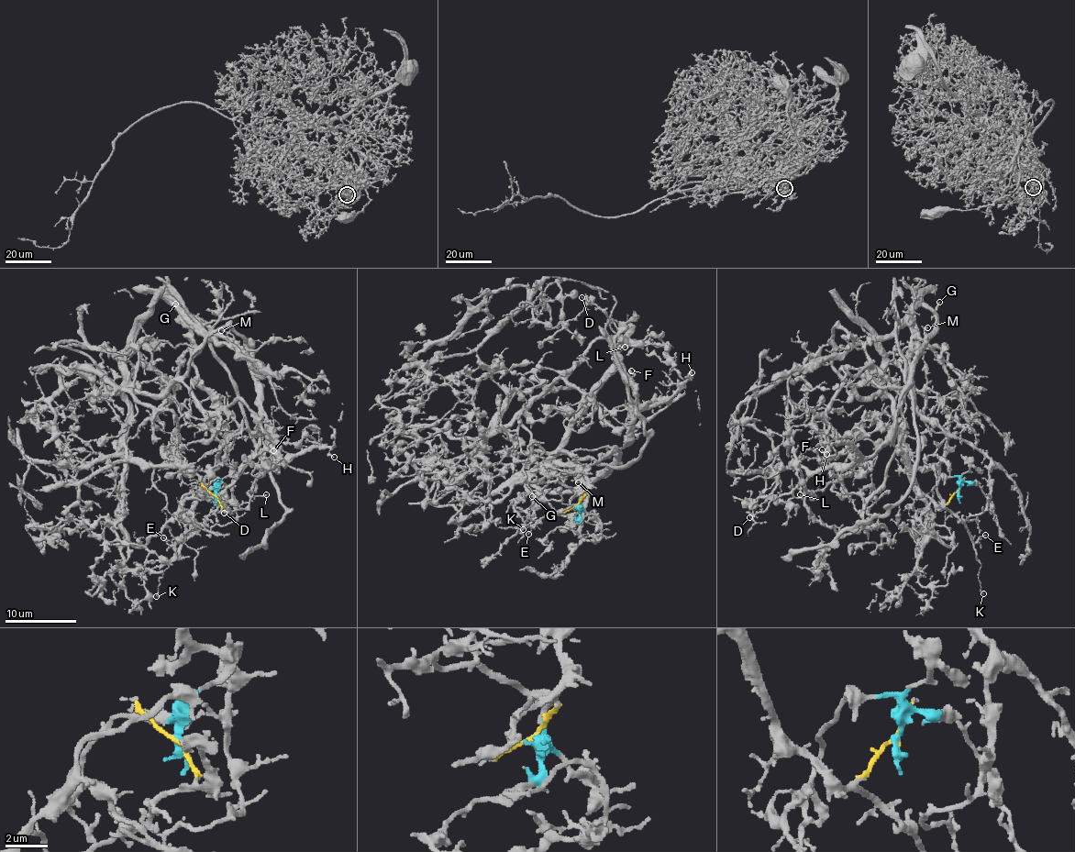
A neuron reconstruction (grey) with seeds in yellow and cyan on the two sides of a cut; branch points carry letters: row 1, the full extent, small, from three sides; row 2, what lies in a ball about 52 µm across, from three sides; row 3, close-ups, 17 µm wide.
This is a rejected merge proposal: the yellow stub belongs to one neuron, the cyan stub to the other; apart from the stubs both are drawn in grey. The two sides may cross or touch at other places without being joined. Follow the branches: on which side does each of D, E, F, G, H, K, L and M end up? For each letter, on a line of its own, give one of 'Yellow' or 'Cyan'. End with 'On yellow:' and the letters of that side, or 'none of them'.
D: Yellow
E: Yellow
F: Yellow
G: Yellow
H: Yellow
K: Yellow
L: Yellow
M: Yellow
On yellow: D, E, F, G, H, K, L, M

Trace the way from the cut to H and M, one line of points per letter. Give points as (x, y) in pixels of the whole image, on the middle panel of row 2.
H: (578, 507), (587, 468), (615, 448), (617, 455), (627, 426), (637, 415), (663, 403), (692, 373)
M: (578, 507), (586, 485), (585, 470), (615, 448), (617, 454), (616, 452), (612, 462), (597, 478), (579, 481)

